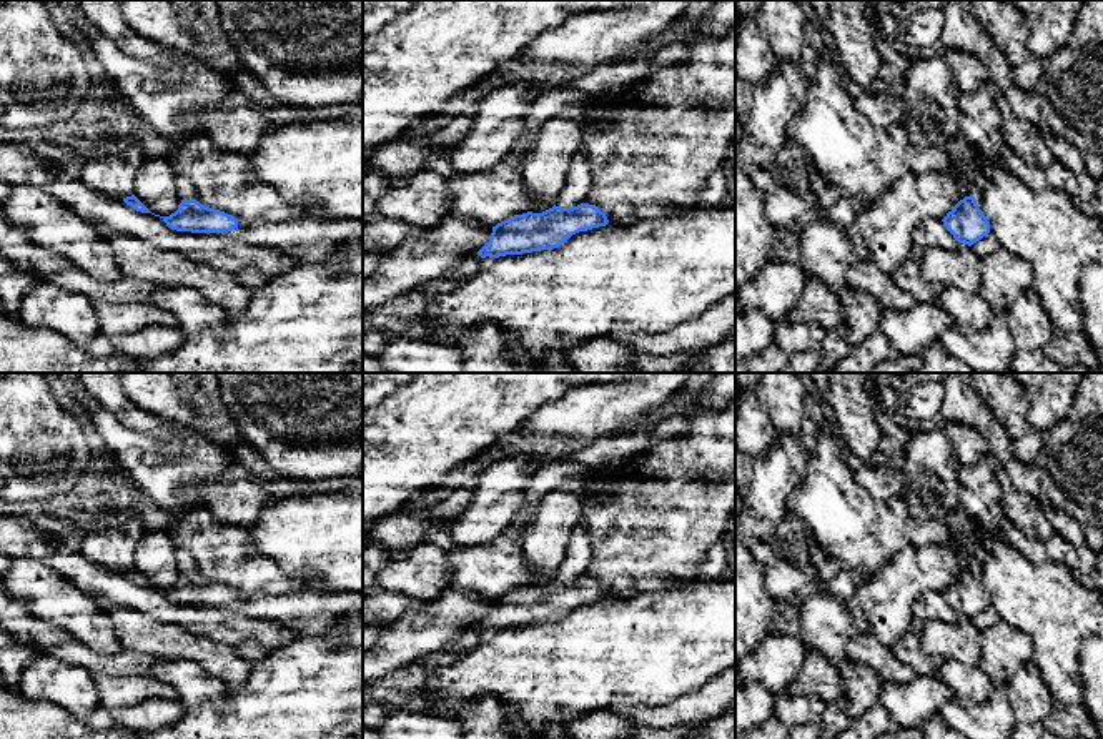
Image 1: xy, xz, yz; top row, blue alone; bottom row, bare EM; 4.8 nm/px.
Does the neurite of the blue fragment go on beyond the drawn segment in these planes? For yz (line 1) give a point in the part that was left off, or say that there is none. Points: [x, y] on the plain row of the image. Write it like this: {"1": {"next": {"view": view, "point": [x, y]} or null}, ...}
{"1": {"next": null}}

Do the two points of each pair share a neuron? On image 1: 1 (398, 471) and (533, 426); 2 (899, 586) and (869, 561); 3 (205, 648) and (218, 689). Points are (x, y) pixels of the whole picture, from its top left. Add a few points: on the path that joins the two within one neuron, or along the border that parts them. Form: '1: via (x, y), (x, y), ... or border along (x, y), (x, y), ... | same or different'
1: border along (538, 408), (504, 436) | different
2: border along (907, 545), (869, 576) | different
3: border along (180, 659), (193, 659), (230, 688) | different

